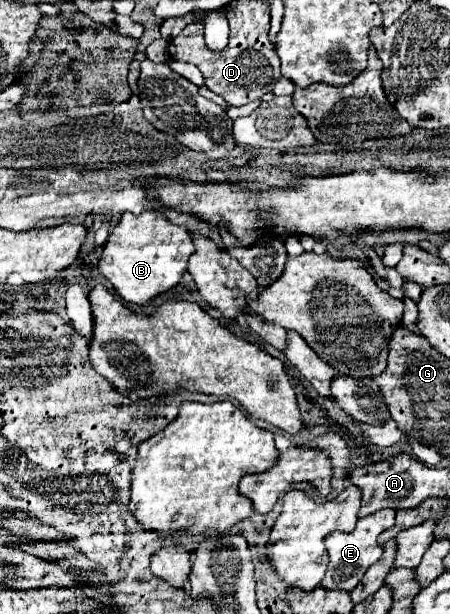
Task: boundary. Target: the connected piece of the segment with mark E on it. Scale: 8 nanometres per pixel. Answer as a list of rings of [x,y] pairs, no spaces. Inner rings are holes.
[[[381,509],[369,517],[359,519],[351,533],[333,531],[329,537],[325,537],[325,549],[329,555],[329,563],[327,563],[327,573],[319,587],[325,587],[329,591],[353,591],[357,587],[357,583],[361,581],[363,573],[367,571],[367,567],[371,567],[383,555],[383,547],[377,543],[377,537],[385,529],[393,527],[393,523],[395,523],[395,511]]]

